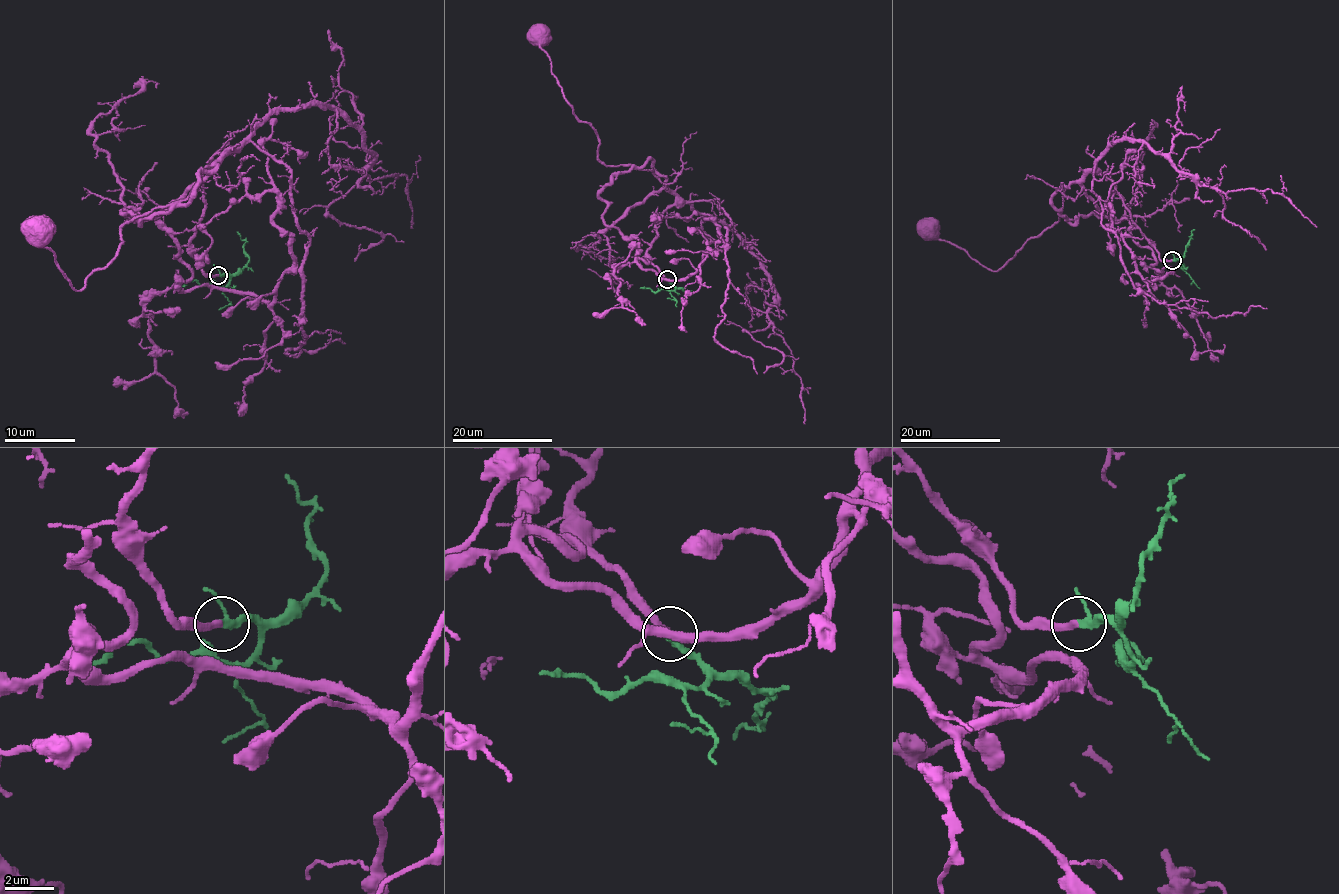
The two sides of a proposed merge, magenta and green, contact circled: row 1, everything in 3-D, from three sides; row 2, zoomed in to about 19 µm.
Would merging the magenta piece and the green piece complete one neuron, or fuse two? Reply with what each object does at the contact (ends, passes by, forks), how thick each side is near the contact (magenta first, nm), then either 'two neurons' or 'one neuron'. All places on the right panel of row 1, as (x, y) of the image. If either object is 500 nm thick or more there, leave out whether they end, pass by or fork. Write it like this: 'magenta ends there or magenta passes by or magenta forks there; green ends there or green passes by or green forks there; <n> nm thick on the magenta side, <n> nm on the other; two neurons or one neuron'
magenta ends there; green passes by; 260 nm thick on the magenta side, 200 nm on the other; one neuron

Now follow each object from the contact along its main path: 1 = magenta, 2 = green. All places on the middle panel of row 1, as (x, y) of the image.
1: (667, 279), (648, 250), (675, 196), (650, 170), (597, 157), (596, 132), (577, 118), (537, 34)
2: (667, 279), (674, 287), (672, 290), (654, 292), (640, 287)

